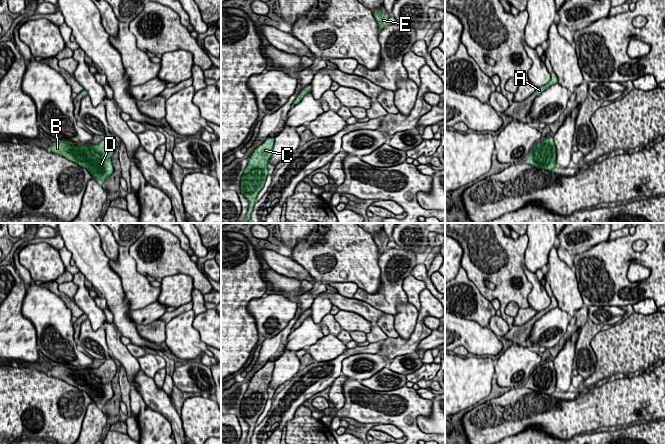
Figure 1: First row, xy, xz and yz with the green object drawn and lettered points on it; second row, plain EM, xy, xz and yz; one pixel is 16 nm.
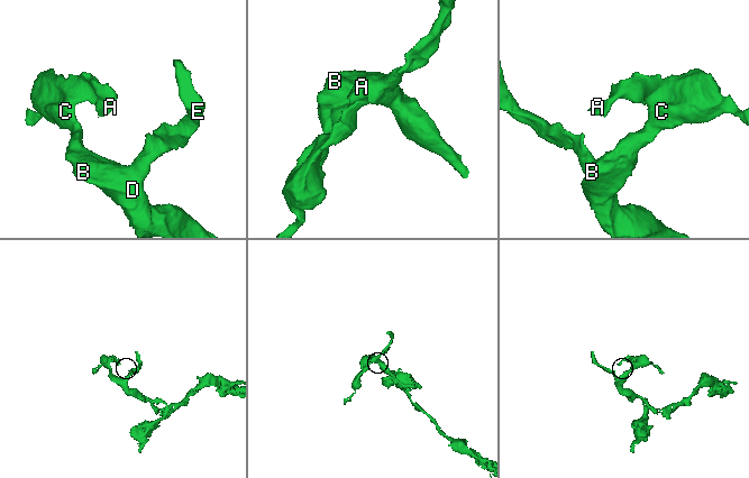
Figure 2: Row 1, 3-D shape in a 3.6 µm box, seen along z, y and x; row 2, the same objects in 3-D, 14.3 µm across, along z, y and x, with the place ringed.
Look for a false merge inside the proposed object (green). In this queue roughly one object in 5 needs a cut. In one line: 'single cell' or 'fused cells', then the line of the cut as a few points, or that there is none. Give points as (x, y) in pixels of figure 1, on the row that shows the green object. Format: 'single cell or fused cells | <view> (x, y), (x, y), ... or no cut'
single cell | no cut

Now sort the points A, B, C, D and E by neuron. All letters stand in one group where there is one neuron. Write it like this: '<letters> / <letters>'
A B C D E

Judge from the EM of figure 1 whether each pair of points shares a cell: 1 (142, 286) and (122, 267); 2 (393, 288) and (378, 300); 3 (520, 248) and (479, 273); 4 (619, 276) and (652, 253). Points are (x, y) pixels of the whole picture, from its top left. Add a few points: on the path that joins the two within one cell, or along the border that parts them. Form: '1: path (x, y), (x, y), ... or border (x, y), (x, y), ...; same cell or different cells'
1: path (137, 282), (127, 272); same cell
2: path (389, 292), (382, 299); same cell
3: path (513, 259), (498, 274), (490, 275); same cell
4: path (620, 265), (631, 254), (641, 254); same cell

